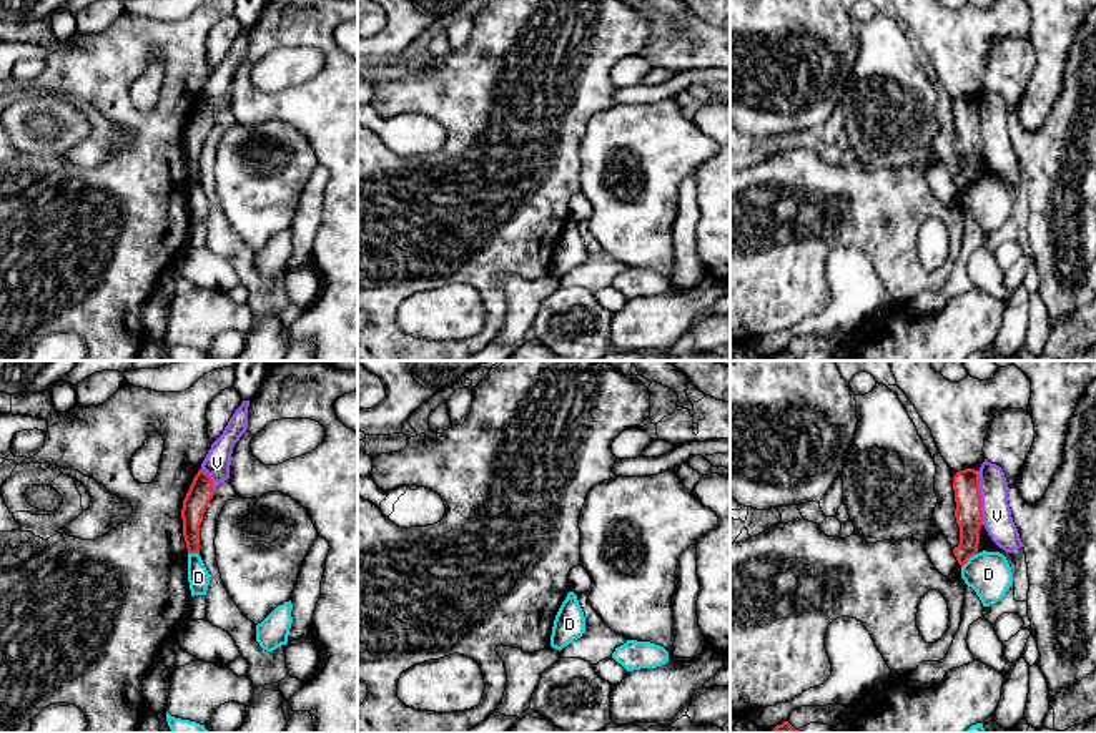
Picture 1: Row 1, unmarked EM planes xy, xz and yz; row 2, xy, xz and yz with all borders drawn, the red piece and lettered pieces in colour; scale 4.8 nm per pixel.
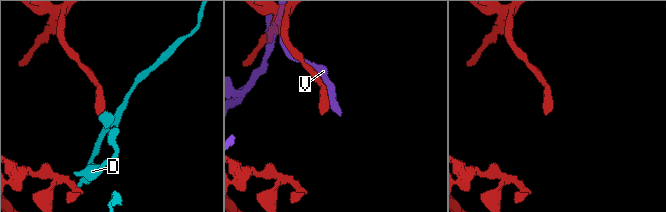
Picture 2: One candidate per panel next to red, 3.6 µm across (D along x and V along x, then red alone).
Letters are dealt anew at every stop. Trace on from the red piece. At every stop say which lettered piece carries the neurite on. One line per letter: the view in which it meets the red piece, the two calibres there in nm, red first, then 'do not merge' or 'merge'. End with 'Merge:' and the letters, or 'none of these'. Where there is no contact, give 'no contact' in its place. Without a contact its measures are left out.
D: meets red in yz; 130 nm thick on the red side, 220 nm on the other; do not merge
V: meets red in yz; 130 nm thick on the red side, 140 nm on the other; do not merge
Merge: none of these

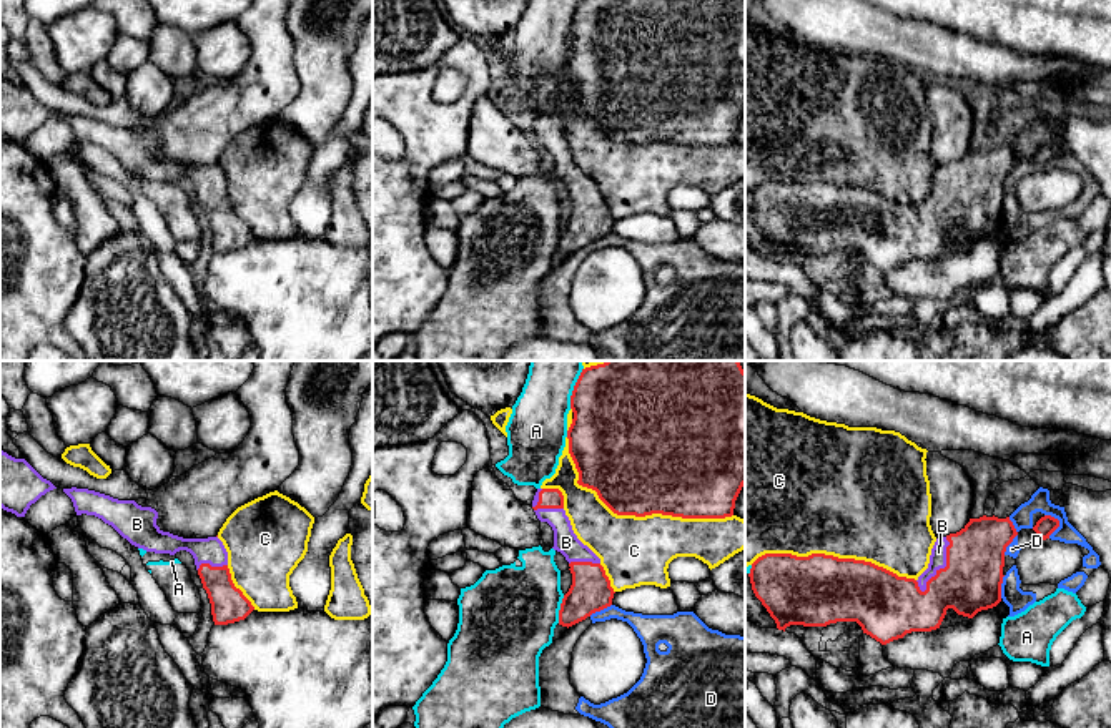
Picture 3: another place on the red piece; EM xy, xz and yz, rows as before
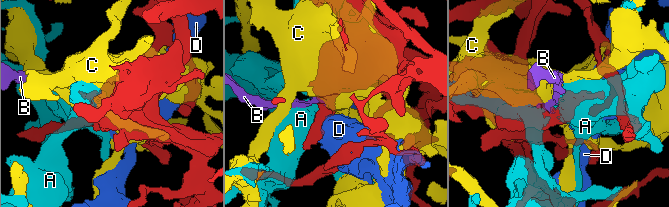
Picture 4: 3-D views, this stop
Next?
A: meets red in xz; 440 nm thick on the red side, 280 nm on the other; do not merge
B: meets red in yz; 280 nm thick on the red side, 80 nm on the other; merge
C: meets red in xz; 500 nm thick on the red side, 340 nm on the other; do not merge
D: meets red in yz; 280 nm thick on the red side, 60 nm on the other; do not merge
Merge: B

